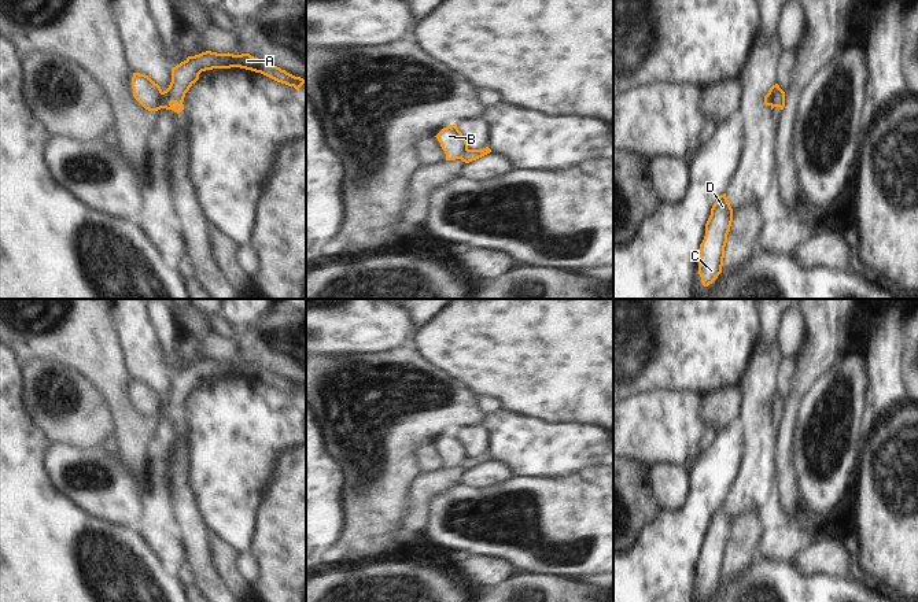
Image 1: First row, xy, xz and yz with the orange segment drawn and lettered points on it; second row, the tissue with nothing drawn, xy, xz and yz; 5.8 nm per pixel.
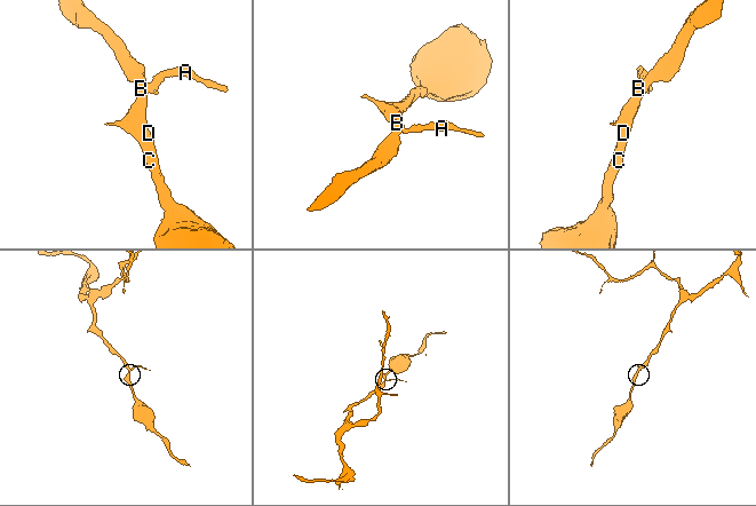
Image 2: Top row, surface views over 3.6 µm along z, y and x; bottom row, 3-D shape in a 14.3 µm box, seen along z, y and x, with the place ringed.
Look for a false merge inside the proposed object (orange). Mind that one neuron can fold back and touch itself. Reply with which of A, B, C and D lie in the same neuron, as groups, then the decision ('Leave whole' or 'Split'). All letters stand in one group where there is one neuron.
Groups: A / B C D. Split

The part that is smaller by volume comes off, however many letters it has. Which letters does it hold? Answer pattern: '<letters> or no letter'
A

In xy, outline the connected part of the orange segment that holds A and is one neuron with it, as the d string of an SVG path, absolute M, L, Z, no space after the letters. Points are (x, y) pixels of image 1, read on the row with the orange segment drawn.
M211 51L202 52L195 56L188 56L184 62L172 69L172 82L166 91L162 92L159 103L150 111L161 108L181 112L184 110L184 97L189 88L199 80L199 74L213 69L240 67L261 73L277 82L294 86L298 92L305 84L305 80L295 77L277 66L269 64L263 59L251 56L250 53L217 53Z

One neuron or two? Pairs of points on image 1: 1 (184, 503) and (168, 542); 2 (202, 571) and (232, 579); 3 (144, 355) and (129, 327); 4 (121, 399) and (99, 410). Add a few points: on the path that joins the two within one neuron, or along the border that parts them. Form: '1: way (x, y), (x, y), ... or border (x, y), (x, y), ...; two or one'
1: border (181, 538), (188, 561); two
2: border (212, 547), (216, 556), (216, 567), (231, 587); two
3: way (143, 348), (136, 333); one
4: border (91, 380), (115, 412), (117, 436); two

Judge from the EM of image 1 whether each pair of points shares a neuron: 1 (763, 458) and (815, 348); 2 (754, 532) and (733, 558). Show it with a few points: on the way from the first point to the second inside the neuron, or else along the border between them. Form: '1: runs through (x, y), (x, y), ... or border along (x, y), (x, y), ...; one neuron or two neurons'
1: border along (778, 435), (777, 468); two neurons
2: runs through (747, 539), (740, 551); one neuron

